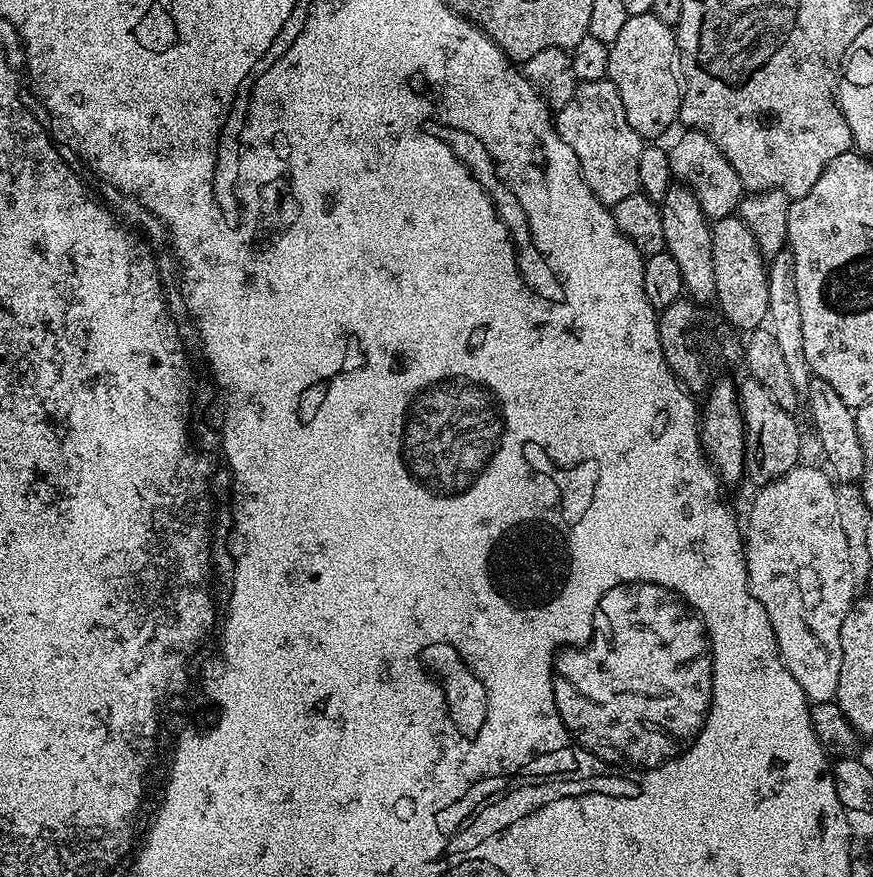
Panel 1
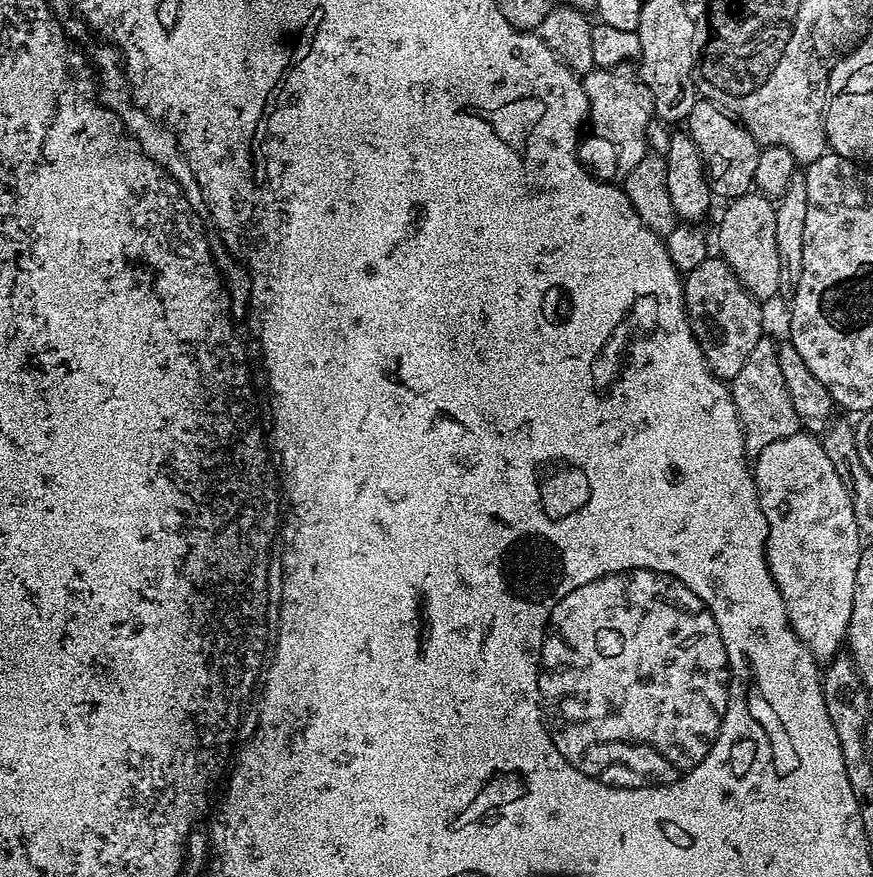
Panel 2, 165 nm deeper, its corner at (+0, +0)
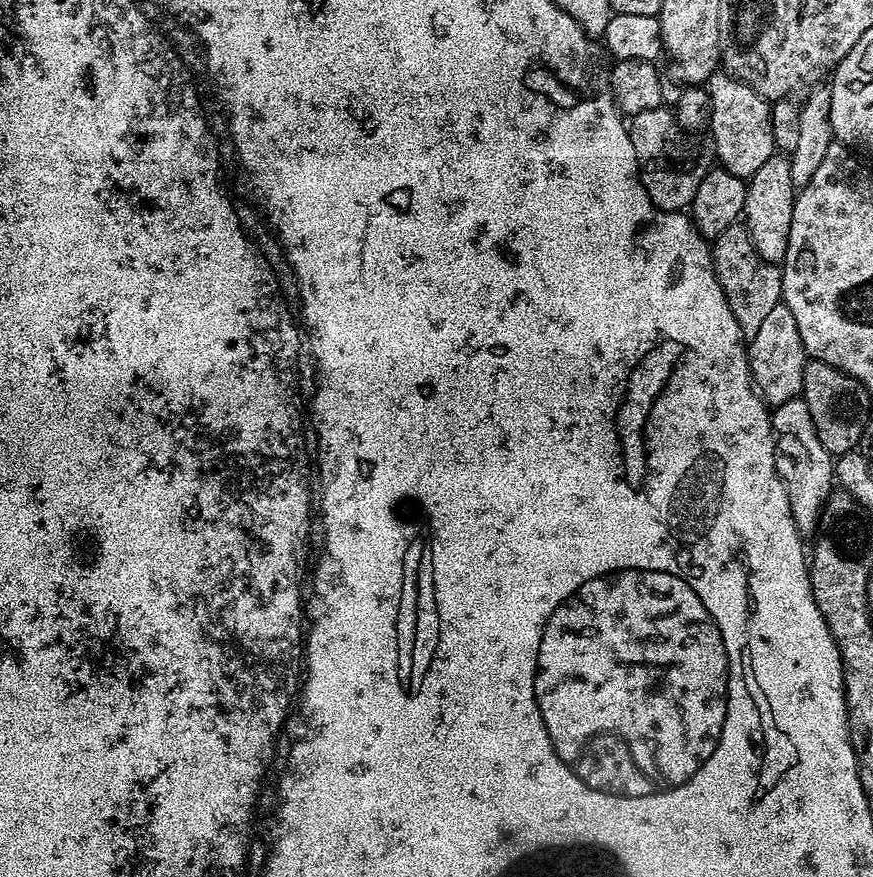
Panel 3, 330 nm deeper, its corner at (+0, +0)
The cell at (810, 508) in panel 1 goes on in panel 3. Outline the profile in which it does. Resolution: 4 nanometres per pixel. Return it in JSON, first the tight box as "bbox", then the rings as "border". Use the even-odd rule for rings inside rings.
{"bbox":[771,398,834,534],"border":[[[802,398],[782,402],[771,409],[772,430],[776,433],[776,469],[786,486],[790,510],[801,534],[815,533],[824,503],[834,490],[834,458],[818,442],[814,418]]]}

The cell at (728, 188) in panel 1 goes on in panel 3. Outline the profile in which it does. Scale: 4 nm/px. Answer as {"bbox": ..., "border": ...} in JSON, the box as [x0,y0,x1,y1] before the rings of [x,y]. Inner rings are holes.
{"bbox":[706,70,777,181],"border":[[[718,70],[706,85],[710,94],[710,132],[712,128],[712,140],[716,143],[716,156],[719,167],[730,170],[738,178],[747,181],[748,177],[766,162],[777,151],[776,143],[772,137],[770,126],[770,114],[772,109],[769,101],[759,96],[749,86],[737,80],[735,76]]]}

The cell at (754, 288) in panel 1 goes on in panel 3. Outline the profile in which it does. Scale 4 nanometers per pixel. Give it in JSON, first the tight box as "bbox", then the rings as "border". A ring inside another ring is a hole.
{"bbox":[742,154,797,265],"border":[[[774,154],[754,170],[746,183],[748,193],[742,213],[742,223],[748,229],[754,242],[754,250],[766,262],[779,265],[786,254],[786,246],[790,242],[790,218],[794,218],[794,202],[797,188],[790,178],[791,159],[784,154]]]}

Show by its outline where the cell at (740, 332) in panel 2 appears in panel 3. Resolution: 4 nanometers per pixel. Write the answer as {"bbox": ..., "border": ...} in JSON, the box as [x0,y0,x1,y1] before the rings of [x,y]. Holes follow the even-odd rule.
{"bbox":[710,222,782,338],"border":[[[740,222],[726,226],[726,230],[711,241],[710,247],[714,274],[730,302],[730,310],[734,310],[734,318],[738,318],[738,326],[745,337],[750,338],[758,334],[762,318],[768,317],[770,310],[782,302],[780,268],[760,257],[758,250],[754,250],[748,229]]]}

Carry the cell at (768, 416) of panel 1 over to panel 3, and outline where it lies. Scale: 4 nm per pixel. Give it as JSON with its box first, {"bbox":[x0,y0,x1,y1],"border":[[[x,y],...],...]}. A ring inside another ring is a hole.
{"bbox":[746,302,806,406],"border":[[[783,302],[774,306],[774,310],[770,310],[768,317],[762,318],[762,327],[758,329],[758,334],[750,337],[746,347],[748,349],[748,369],[752,371],[752,383],[765,404],[775,406],[782,402],[795,400],[801,395],[806,353],[802,346],[802,338],[798,334],[798,326],[794,322],[794,314],[790,314],[790,310]]]}

